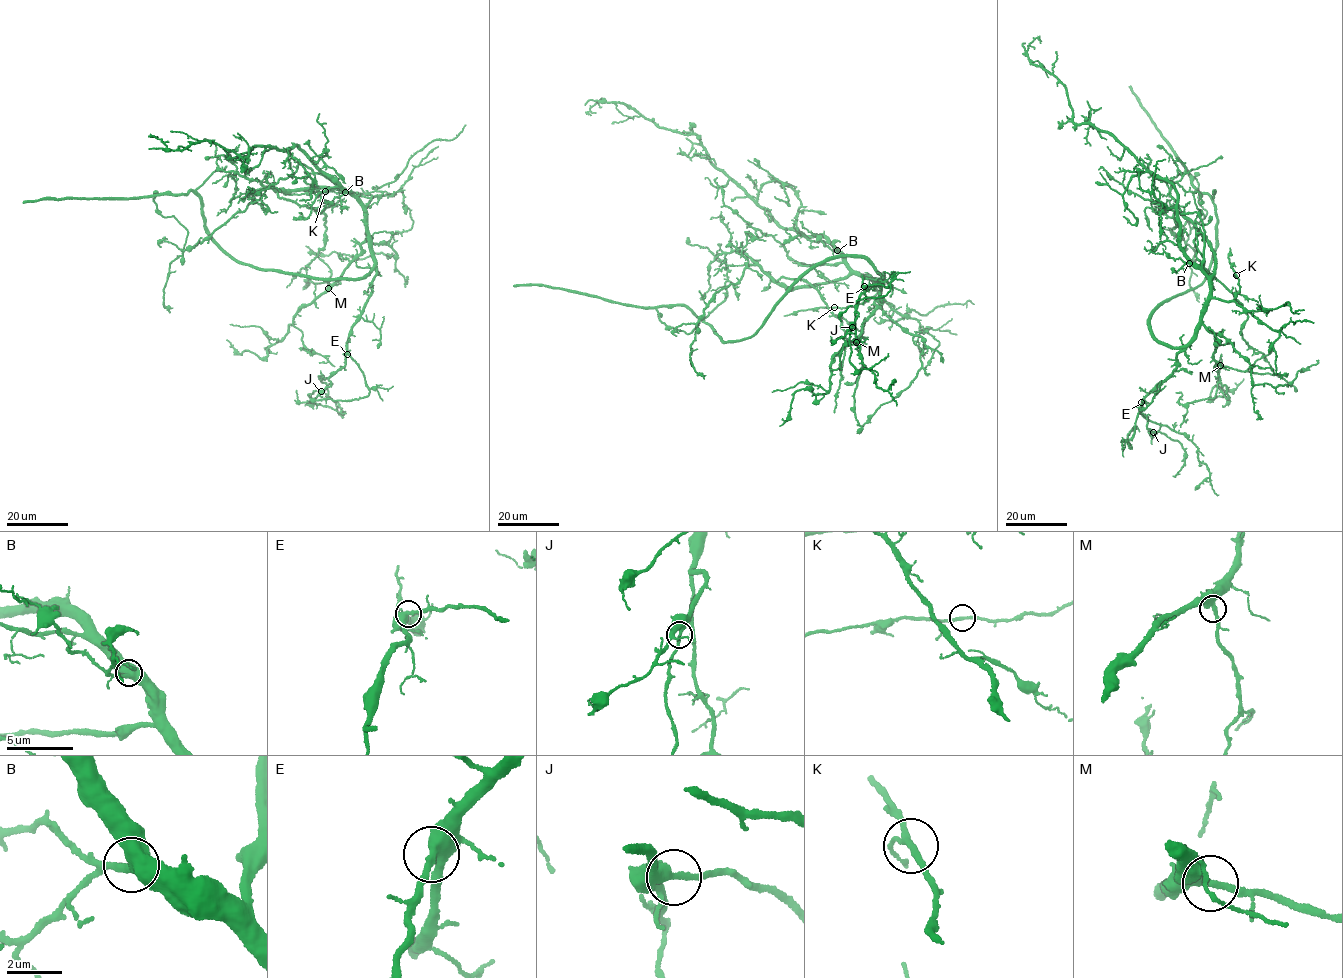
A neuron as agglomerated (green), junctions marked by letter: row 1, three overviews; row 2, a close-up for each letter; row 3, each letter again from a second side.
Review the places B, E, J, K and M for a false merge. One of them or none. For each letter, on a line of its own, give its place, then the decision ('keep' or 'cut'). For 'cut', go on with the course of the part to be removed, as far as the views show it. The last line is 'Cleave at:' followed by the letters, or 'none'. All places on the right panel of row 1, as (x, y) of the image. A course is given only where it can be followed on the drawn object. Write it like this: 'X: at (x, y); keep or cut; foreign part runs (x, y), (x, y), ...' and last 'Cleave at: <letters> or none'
B: at (1189, 263); keep
E: at (1141, 402); keep
J: at (1153, 432); keep
K: at (1236, 275); keep
M: at (1220, 365); keep
Cleave at: none

